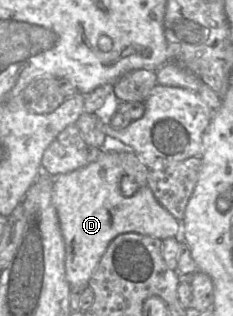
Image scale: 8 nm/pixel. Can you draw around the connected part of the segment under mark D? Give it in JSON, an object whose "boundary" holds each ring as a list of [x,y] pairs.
{"boundary":[[[102,150],[99,157],[85,167],[67,174],[53,177],[52,203],[56,209],[61,233],[65,243],[65,273],[71,288],[86,288],[89,280],[105,254],[109,244],[118,235],[139,233],[165,240],[180,237],[182,224],[155,198],[149,187],[140,186],[130,197],[121,191],[121,180],[125,176],[117,151]]]}

